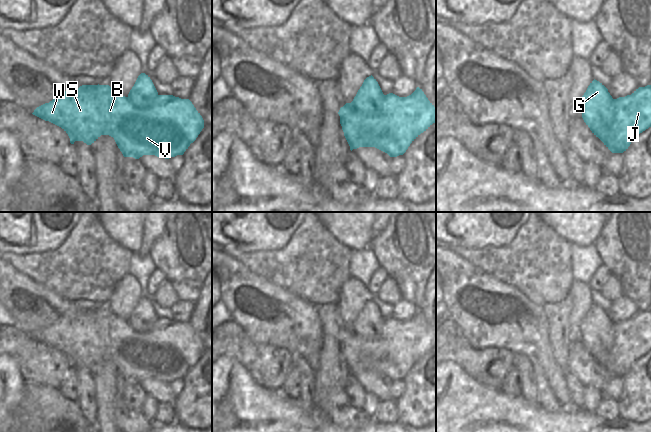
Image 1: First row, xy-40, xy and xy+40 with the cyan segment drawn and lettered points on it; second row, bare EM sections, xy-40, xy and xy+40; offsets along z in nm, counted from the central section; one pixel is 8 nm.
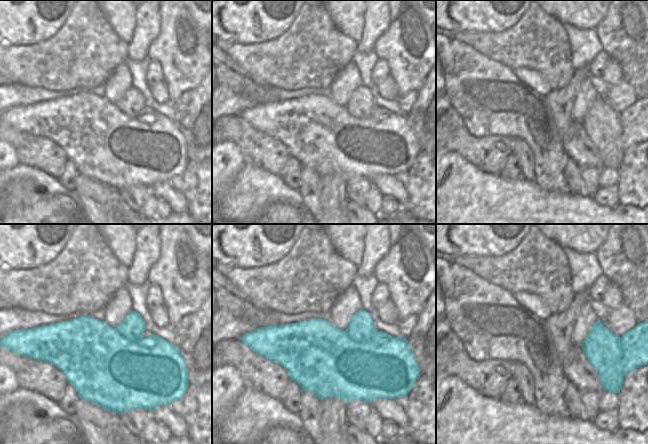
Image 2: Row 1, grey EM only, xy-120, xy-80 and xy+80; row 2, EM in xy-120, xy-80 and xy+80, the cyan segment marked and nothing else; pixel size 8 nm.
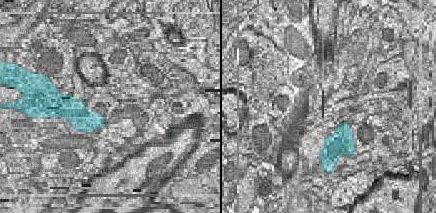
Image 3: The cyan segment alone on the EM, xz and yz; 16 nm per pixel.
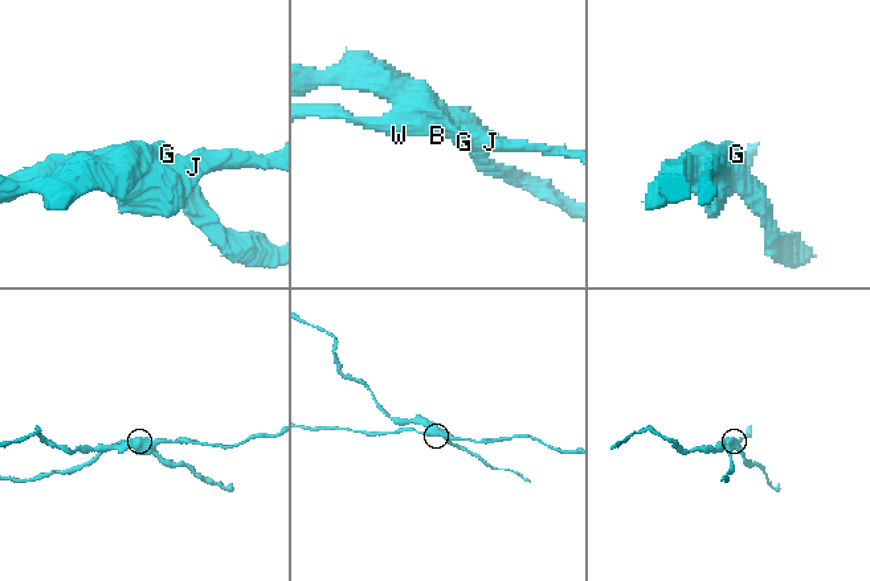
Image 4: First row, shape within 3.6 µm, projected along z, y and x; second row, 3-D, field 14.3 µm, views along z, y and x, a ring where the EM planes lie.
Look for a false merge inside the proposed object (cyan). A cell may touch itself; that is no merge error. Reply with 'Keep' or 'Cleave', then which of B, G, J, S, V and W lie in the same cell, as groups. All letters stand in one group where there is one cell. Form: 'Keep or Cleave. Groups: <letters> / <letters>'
Cleave. Groups: B J S V W / G.

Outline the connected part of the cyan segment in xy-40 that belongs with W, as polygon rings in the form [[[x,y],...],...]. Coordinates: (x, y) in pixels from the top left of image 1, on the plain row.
[[[99,308],[65,315],[49,327],[37,331],[32,338],[61,351],[68,358],[71,368],[83,365],[91,369],[101,359],[109,359],[124,381],[135,383],[143,379],[165,383],[183,379],[204,352],[202,340],[189,323],[158,319],[151,331],[139,333],[128,321],[119,319],[109,309]]]

